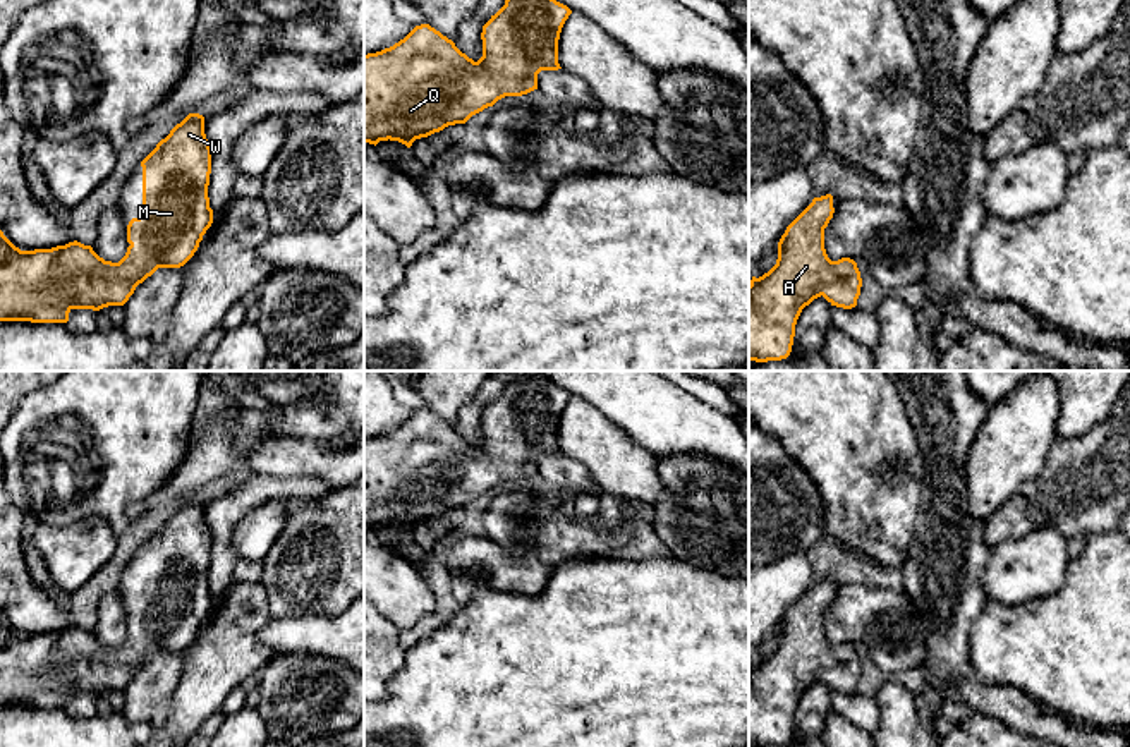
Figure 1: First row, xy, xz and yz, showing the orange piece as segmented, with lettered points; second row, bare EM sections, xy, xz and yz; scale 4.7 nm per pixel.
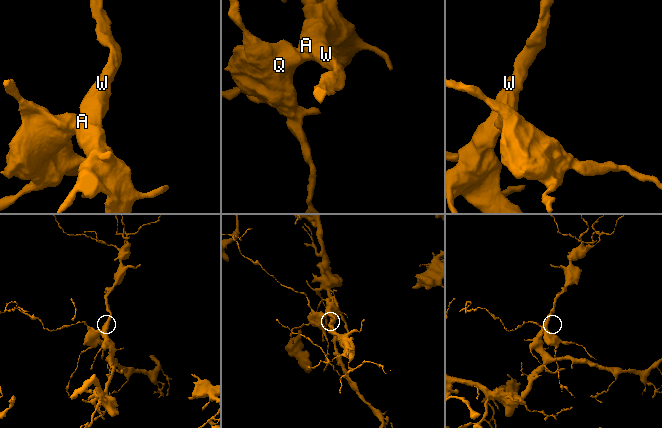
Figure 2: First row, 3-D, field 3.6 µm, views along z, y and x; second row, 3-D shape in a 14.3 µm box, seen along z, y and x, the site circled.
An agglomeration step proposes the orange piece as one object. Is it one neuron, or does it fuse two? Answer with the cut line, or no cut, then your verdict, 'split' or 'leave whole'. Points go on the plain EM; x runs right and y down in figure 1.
no cut | leave whole

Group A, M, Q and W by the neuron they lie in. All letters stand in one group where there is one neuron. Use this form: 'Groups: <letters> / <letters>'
Groups: A M Q W

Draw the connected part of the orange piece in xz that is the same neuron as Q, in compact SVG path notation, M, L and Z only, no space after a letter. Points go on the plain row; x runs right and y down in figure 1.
M510 371L505 390L483 410L483 441L474 446L429 409L416 410L390 433L364 440L364 527L398 525L407 532L505 481L538 474L541 455L558 455L558 424L572 395L538 371Z

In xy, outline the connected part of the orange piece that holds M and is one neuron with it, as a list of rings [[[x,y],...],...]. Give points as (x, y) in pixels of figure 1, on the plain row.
[[[189,498],[180,508],[177,508],[170,519],[161,524],[156,532],[141,546],[143,551],[143,599],[132,603],[127,610],[127,632],[125,641],[118,647],[105,646],[91,630],[84,630],[77,625],[52,634],[21,635],[15,632],[0,615],[0,706],[31,706],[31,708],[67,708],[72,694],[93,694],[100,695],[108,690],[124,690],[134,678],[136,671],[151,661],[158,653],[180,653],[197,635],[203,620],[213,608],[213,594],[210,592],[208,570],[211,558],[211,532],[204,519],[204,501],[199,498]]]

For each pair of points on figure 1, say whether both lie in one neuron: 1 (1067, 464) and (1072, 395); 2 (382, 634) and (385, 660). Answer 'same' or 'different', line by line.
1: different
2: same

